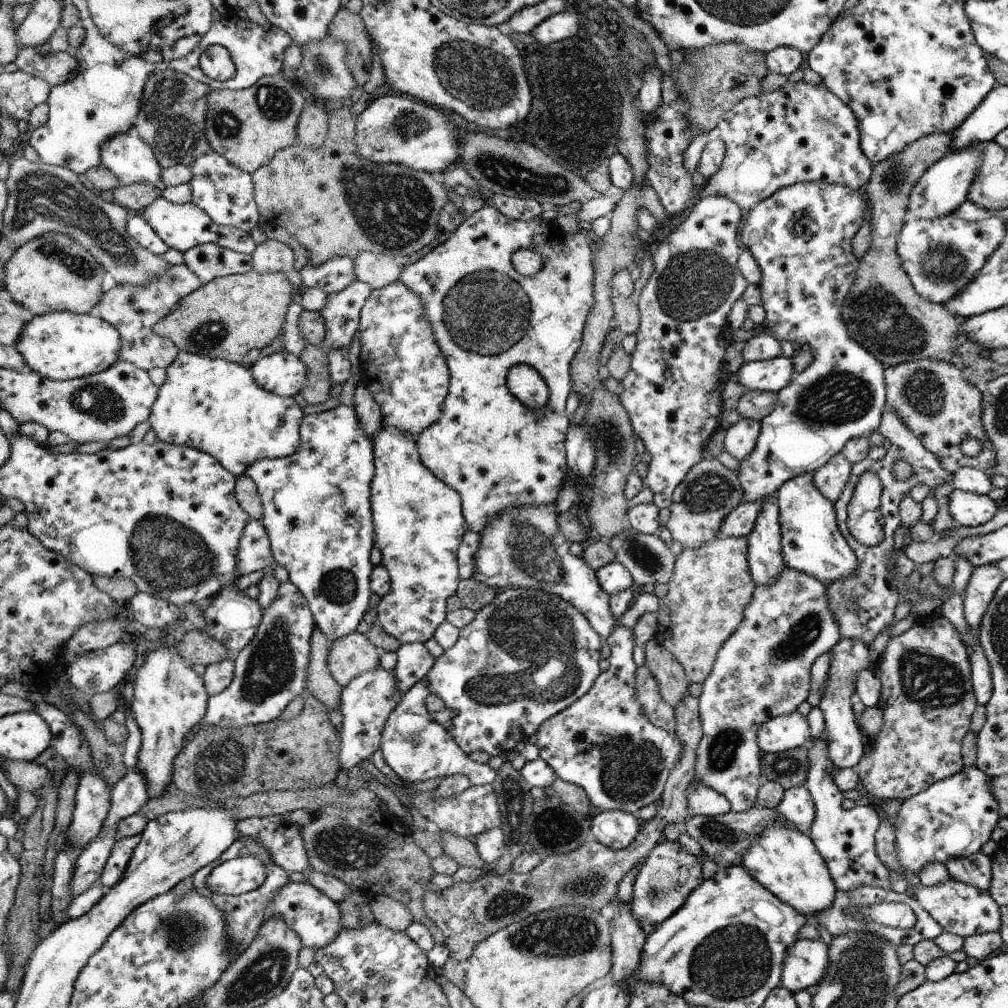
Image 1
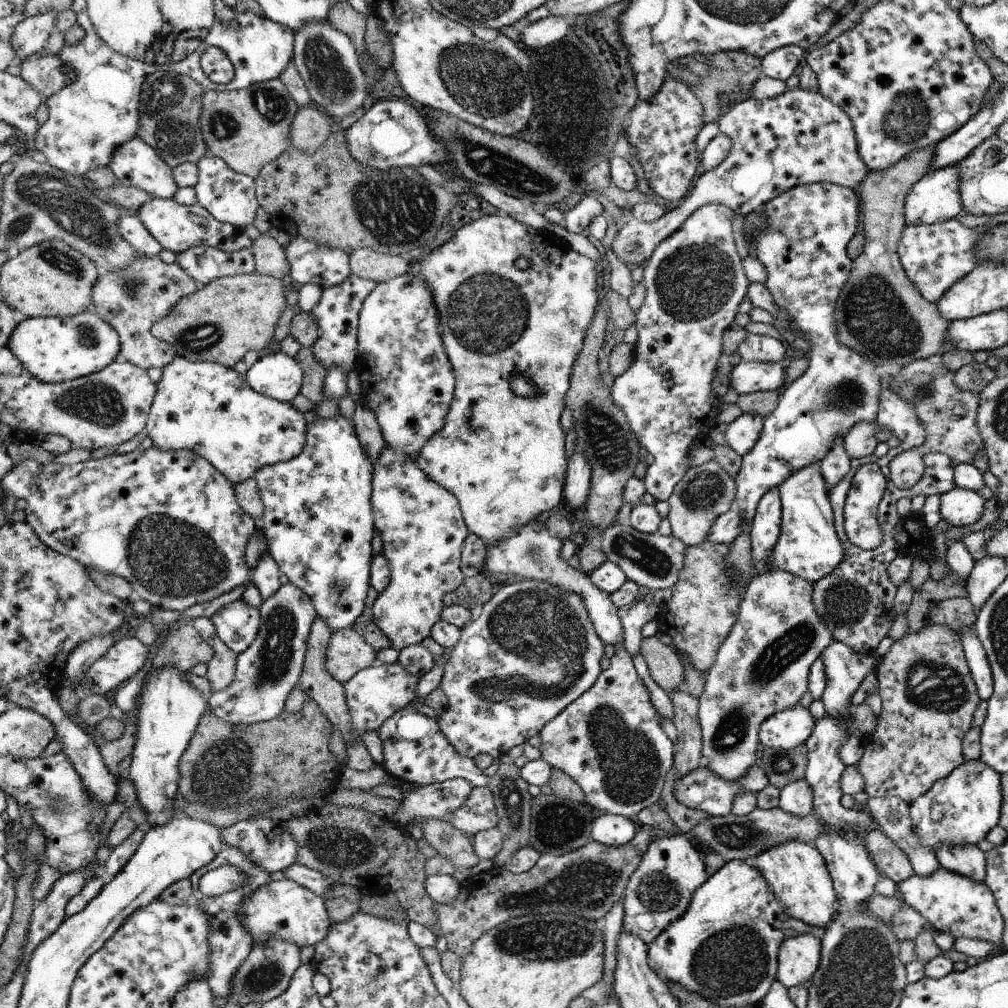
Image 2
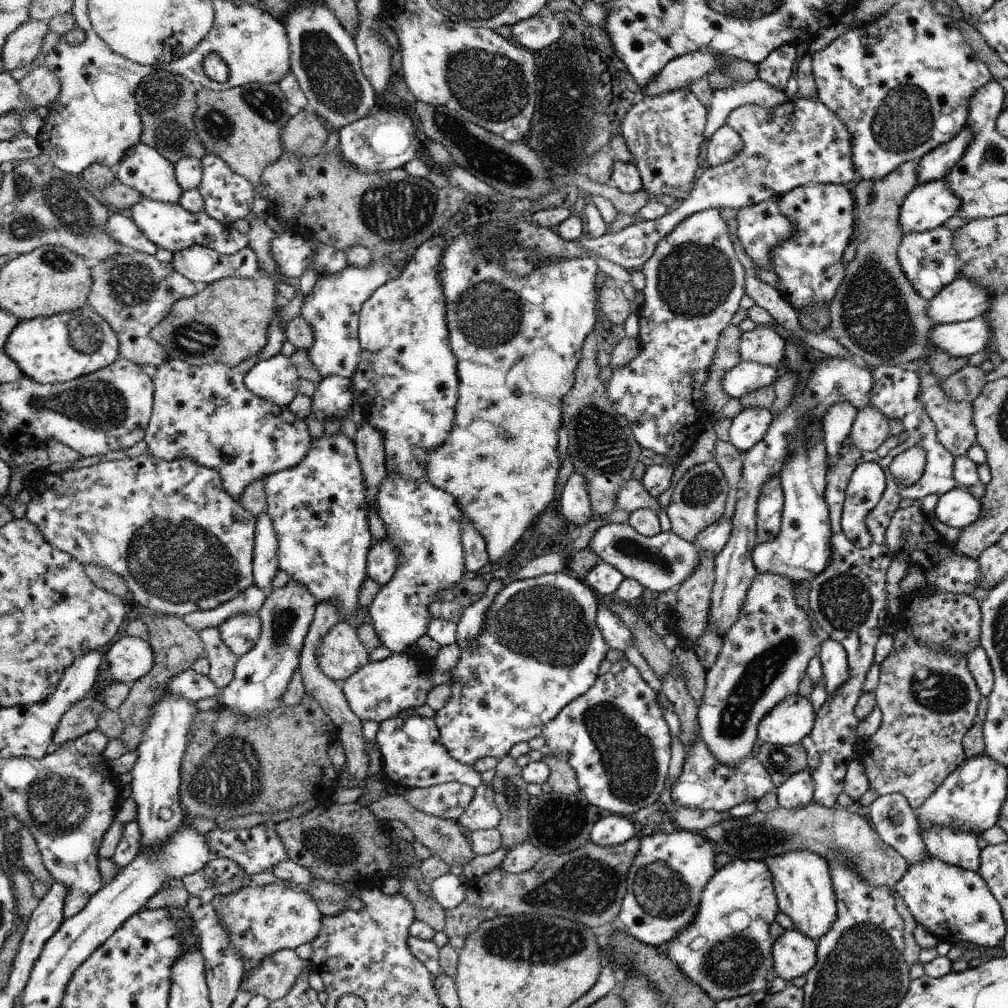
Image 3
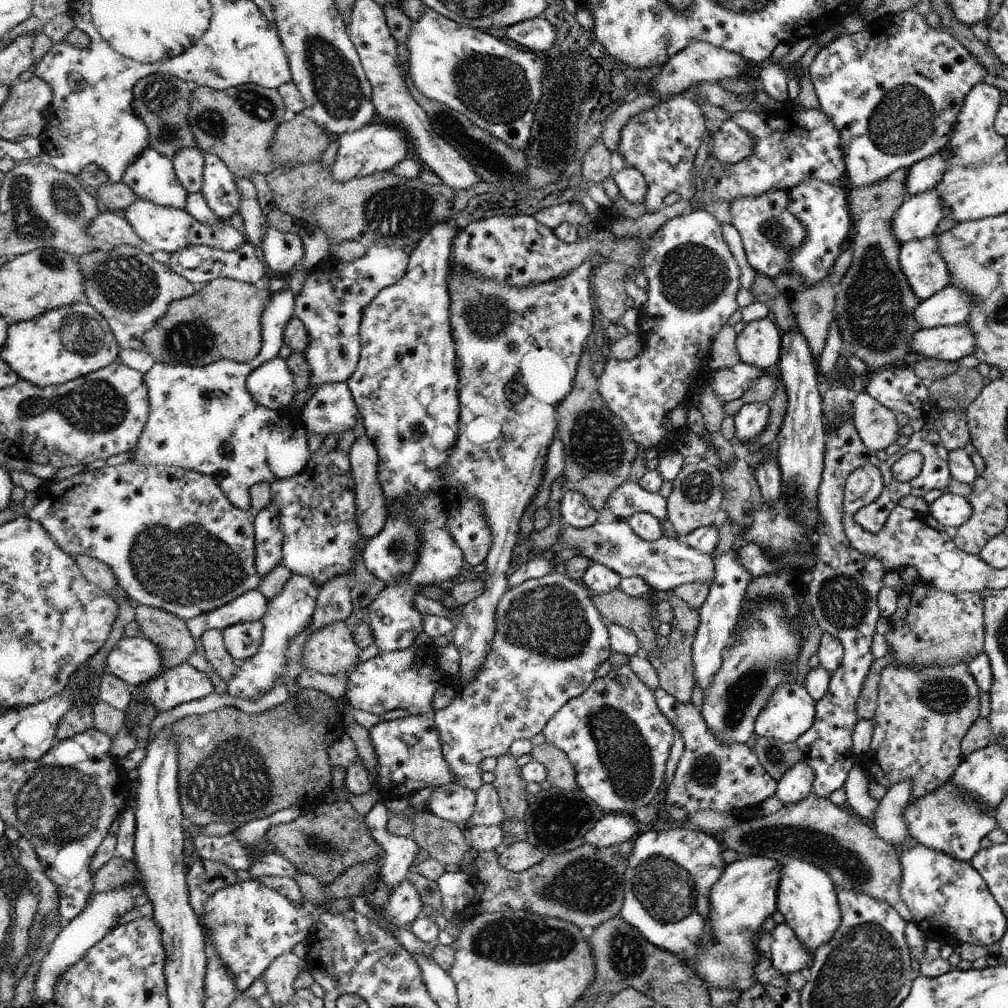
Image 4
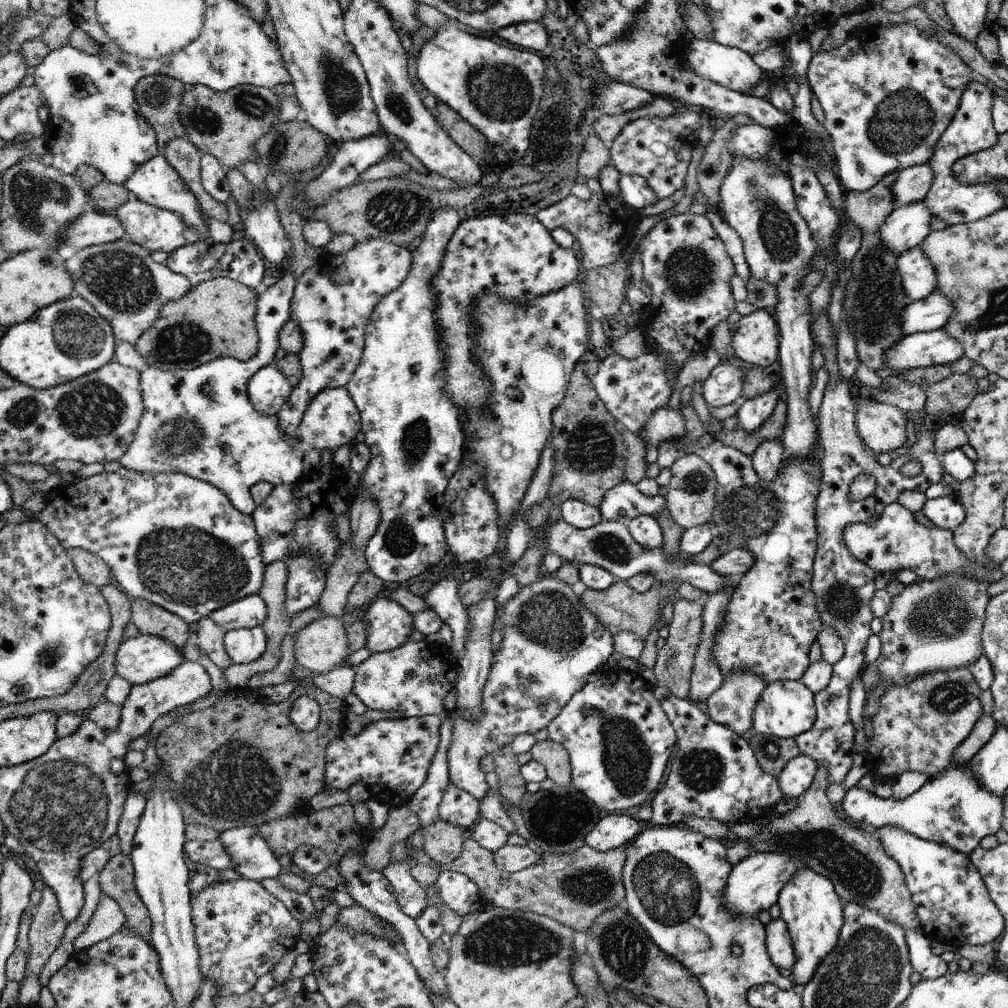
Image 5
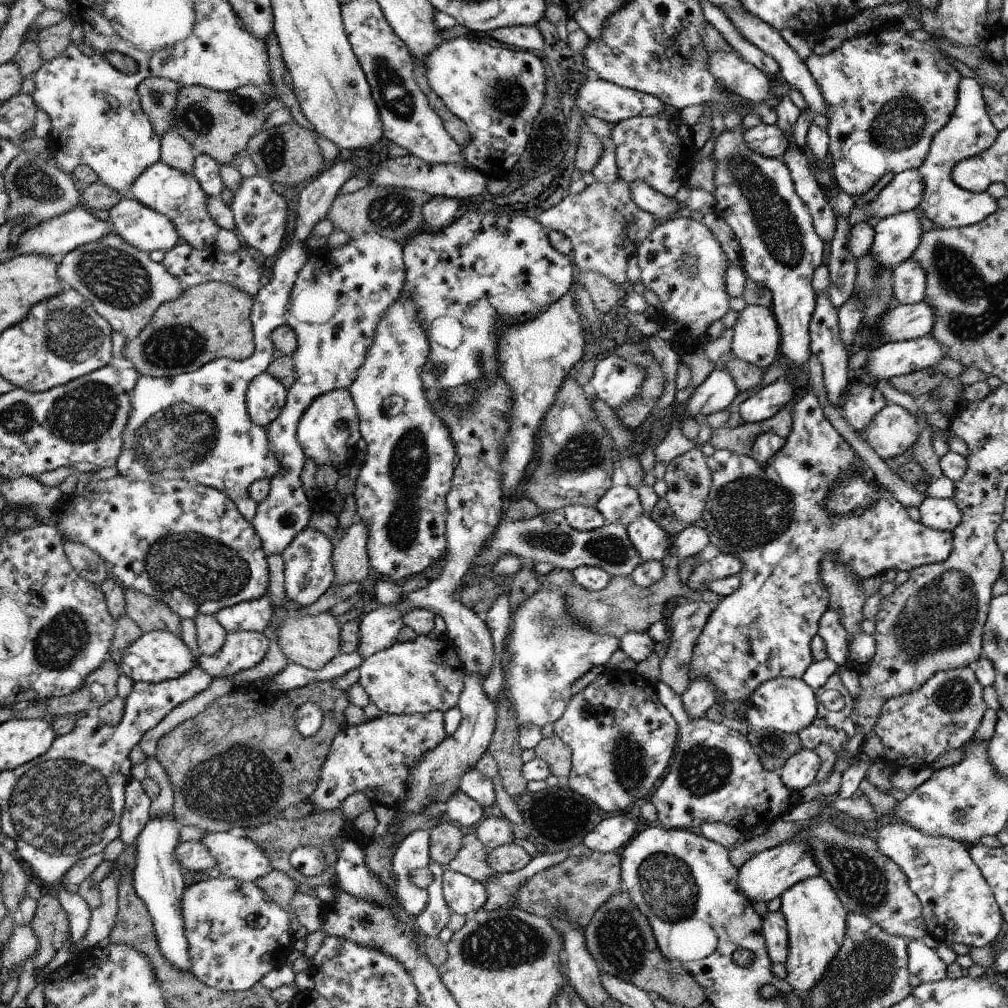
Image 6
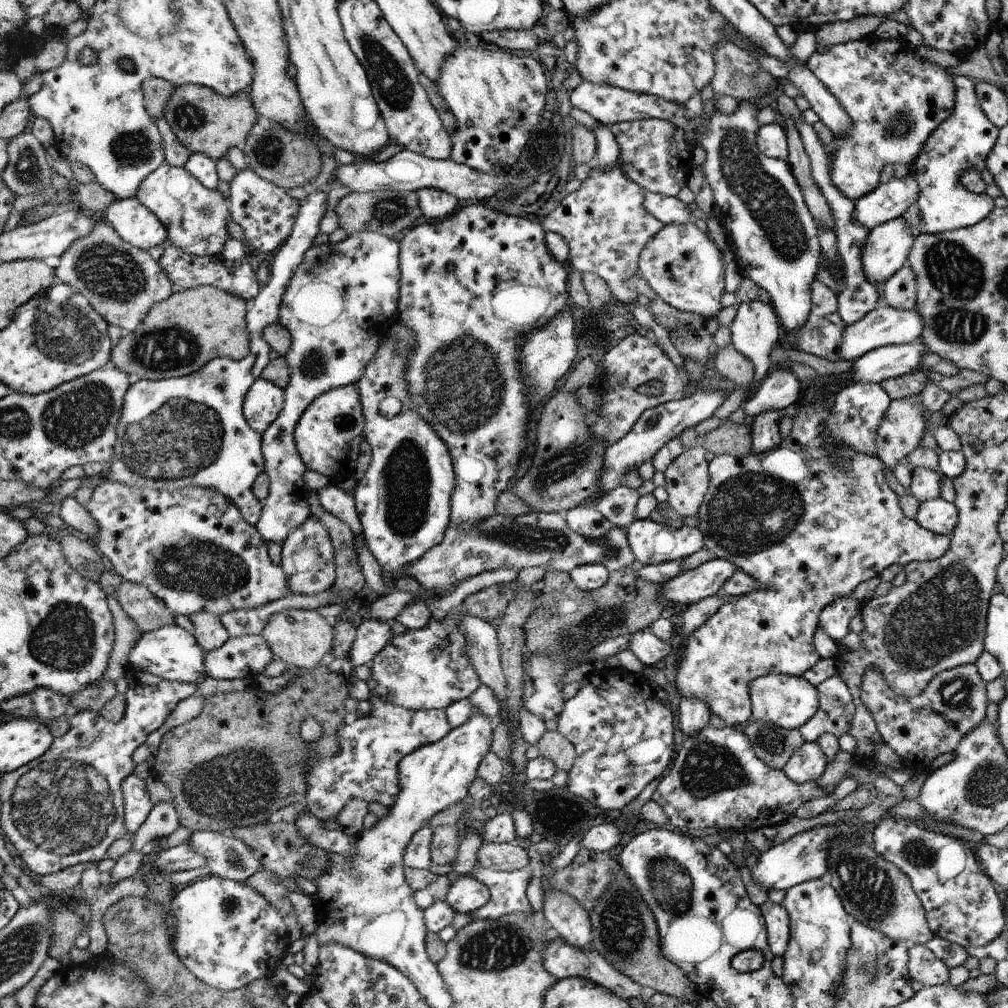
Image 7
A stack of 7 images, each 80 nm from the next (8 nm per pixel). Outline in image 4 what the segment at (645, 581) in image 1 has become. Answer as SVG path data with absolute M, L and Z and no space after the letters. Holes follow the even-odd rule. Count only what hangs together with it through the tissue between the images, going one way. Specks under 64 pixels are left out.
M615 519L605 524L596 522L583 529L563 524L558 541L562 542L564 548L572 548L589 561L613 570L622 579L640 577L650 588L664 592L672 592L684 583L704 583L711 586L715 579L715 561L711 555L681 543L678 537L673 539L661 536L655 541L645 541L624 519Z

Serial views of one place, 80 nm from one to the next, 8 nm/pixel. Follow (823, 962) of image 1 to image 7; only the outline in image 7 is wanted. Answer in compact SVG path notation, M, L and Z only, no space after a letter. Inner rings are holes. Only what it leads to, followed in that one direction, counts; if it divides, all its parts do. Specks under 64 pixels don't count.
M768 899L760 905L763 919L766 921L767 941L772 952L777 957L783 956L790 942L790 916L788 908L782 903L774 903Z

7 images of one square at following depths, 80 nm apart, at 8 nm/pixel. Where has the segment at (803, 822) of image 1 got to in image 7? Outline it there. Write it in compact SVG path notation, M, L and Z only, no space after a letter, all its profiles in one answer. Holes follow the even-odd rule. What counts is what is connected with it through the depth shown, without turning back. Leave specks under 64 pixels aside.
M808 741L791 756L783 771L797 783L816 781L826 768L826 755L817 741Z

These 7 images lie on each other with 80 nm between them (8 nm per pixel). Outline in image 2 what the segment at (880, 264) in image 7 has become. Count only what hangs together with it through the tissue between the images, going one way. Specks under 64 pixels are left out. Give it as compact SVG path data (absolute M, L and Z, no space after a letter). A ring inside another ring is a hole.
M957 166L930 170L912 187L905 198L904 214L907 225L937 225L964 213Z

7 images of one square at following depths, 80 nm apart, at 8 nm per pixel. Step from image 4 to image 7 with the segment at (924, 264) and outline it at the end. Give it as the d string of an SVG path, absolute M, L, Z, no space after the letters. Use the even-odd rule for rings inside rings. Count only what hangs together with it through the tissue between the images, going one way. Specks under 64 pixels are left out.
M905 264L882 285L881 303L909 311L916 308L918 283L910 265Z

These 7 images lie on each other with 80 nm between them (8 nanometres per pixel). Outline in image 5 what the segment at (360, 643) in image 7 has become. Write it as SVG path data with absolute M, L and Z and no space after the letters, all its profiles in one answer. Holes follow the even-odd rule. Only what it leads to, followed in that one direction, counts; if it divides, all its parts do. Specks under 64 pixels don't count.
M382 593L369 604L363 620L367 628L365 648L371 653L394 650L408 642L408 636L415 631L414 616L403 605L398 605L396 601L389 599Z

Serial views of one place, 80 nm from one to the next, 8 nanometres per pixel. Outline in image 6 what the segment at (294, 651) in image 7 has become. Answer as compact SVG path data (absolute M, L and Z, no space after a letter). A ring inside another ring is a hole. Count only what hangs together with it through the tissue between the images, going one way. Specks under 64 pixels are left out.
M297 611L288 613L275 632L278 646L290 663L299 664L301 667L320 670L328 661L342 653L341 626L335 616L326 612L308 614Z

